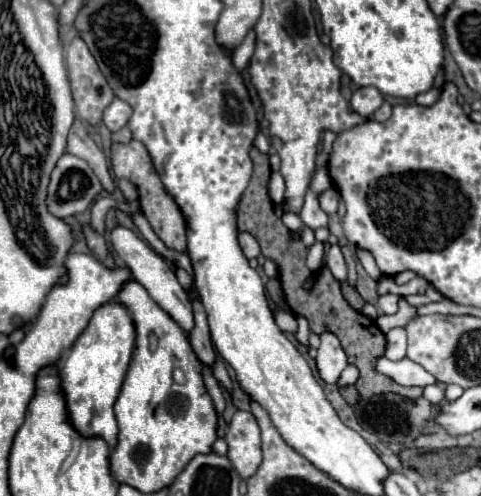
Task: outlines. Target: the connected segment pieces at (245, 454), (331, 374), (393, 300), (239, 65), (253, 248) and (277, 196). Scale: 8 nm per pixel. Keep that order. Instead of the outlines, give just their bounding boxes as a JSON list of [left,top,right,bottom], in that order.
[[225,411,261,479],[317,333,347,383],[379,293,399,315],[233,31,255,71],[239,233,261,259],[269,173,285,203]]

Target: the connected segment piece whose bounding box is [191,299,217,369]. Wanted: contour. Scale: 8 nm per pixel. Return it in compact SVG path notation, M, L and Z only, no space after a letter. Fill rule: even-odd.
M197 299L193 301L193 311L195 311L195 327L191 331L191 347L197 353L199 361L205 367L213 369L217 353L215 353L213 343L211 343L211 337L209 337L209 327L207 327L207 317L205 317L203 305Z

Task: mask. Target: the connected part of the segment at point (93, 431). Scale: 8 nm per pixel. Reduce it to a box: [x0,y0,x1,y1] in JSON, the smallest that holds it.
[61,301,135,447]

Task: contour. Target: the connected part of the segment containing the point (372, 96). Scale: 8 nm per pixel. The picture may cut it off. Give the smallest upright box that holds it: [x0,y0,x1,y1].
[351,87,385,117]

